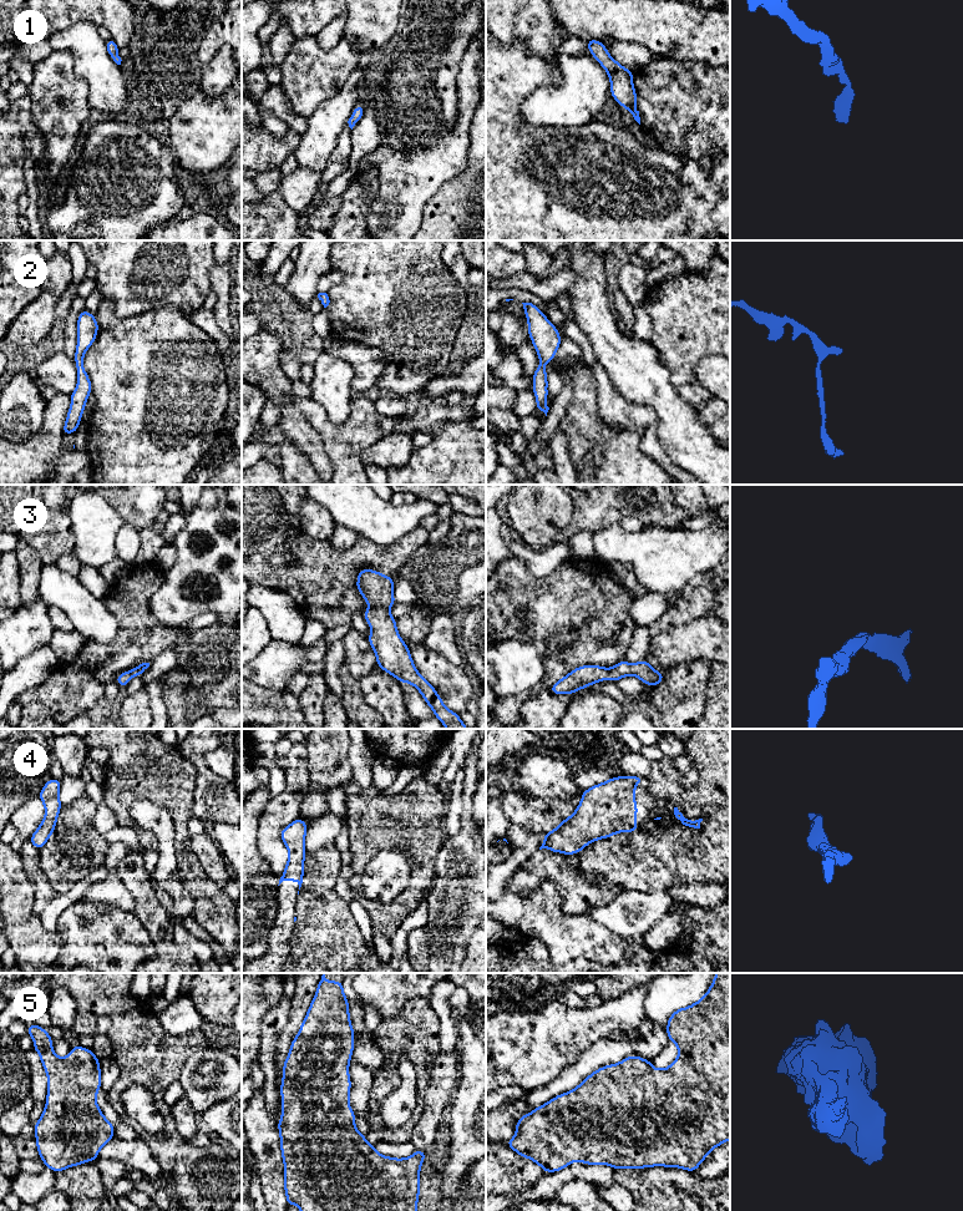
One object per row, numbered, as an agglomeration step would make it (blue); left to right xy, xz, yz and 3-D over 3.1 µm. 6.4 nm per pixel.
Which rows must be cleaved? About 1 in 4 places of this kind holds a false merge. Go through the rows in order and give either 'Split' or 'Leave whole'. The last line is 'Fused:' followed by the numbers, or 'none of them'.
1: Leave whole
2: Leave whole
3: Leave whole
4: Leave whole
5: Leave whole
Fused: none of them

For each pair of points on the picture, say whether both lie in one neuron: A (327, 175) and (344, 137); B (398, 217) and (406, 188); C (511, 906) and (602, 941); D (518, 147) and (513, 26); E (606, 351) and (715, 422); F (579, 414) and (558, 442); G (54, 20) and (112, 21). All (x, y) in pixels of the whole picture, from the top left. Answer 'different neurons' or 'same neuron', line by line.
A: same neuron
B: same neuron
C: same neuron
D: different neurons
E: different neurons
F: different neurons
G: same neuron

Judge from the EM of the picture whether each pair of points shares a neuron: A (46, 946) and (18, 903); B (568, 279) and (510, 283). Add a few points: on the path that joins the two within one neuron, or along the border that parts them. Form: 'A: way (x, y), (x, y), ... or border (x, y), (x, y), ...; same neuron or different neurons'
A: way (36, 936), (19, 918), (18, 913); same neuron
B: way (553, 284), (525, 283); same neuron

